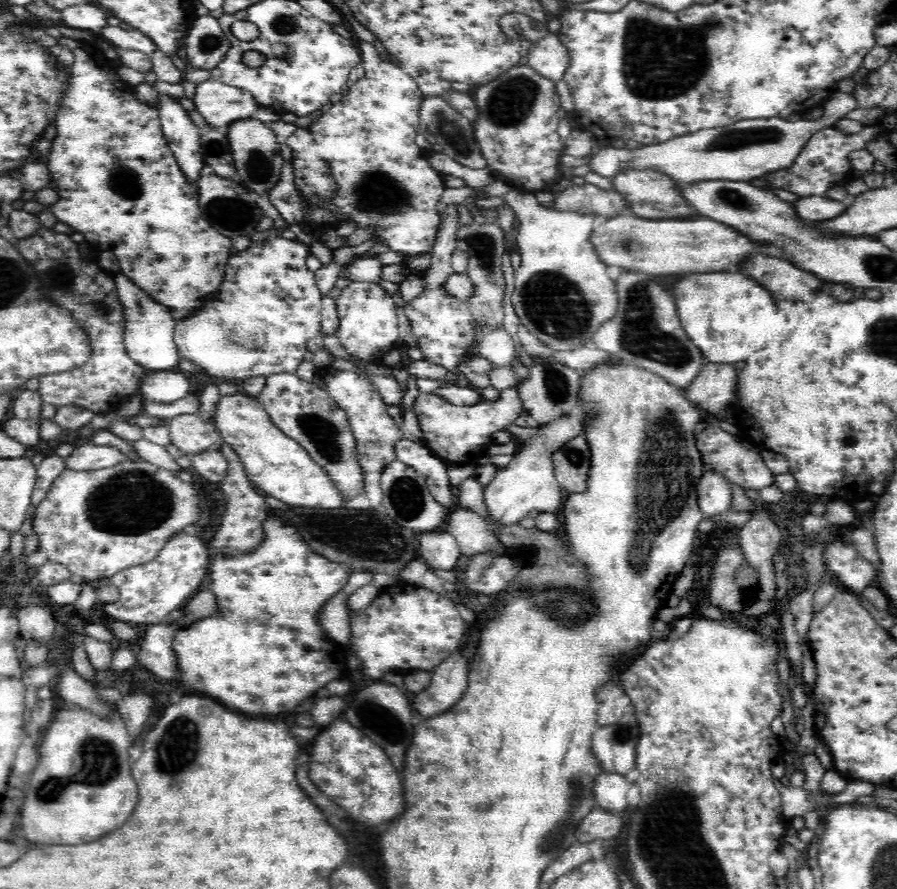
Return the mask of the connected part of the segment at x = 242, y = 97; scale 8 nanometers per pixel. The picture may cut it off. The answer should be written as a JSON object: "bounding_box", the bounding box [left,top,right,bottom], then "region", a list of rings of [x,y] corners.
{"bounding_box":[193,78,260,129],"region":[[[212,78],[196,84],[193,101],[196,113],[202,115],[212,129],[249,119],[260,108],[246,89]]]}

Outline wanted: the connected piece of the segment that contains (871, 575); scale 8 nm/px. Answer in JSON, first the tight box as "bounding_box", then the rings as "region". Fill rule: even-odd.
{"bounding_box":[824,542,877,595],"region":[[[832,542],[828,550],[824,549],[824,551],[826,551],[824,565],[830,568],[834,578],[842,586],[846,586],[850,593],[859,595],[877,580],[876,567],[866,560],[856,547]]]}

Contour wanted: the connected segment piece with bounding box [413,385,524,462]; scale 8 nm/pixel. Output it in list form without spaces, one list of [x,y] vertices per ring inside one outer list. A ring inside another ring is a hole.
[[[518,385],[506,388],[496,400],[483,400],[474,406],[458,406],[436,393],[420,391],[413,404],[413,409],[425,438],[424,444],[440,458],[446,458],[448,462],[464,460],[466,454],[492,442],[491,436],[494,432],[505,430],[524,413],[524,405],[517,388]]]

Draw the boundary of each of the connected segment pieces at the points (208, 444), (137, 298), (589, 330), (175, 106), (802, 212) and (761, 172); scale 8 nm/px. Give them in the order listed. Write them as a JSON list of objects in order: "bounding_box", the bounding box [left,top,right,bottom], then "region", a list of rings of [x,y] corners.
[{"bounding_box":[169,413,221,458],"region":[[[198,413],[183,414],[169,419],[171,443],[191,458],[198,452],[210,450],[221,442],[213,423],[206,422]]]},{"bounding_box":[113,273,180,371],"region":[[[124,273],[113,274],[114,283],[124,307],[126,328],[124,332],[124,346],[134,362],[147,368],[148,371],[174,371],[177,370],[180,355],[173,341],[175,331],[174,317],[166,305],[162,305],[142,288],[136,286],[132,279]]]},{"bounding_box":[502,189,618,351],"region":[[[513,189],[502,196],[505,204],[514,210],[520,220],[515,250],[521,256],[521,263],[514,272],[514,291],[511,295],[513,308],[530,335],[539,342],[546,343],[554,351],[573,351],[588,344],[594,332],[602,323],[609,322],[618,310],[618,295],[615,280],[606,274],[606,266],[591,246],[594,217],[586,212],[554,210],[543,207],[532,194]]]},{"bounding_box":[157,93,207,185],"region":[[[161,93],[161,104],[157,110],[168,148],[185,177],[196,185],[198,178],[207,170],[201,154],[198,127],[191,121],[188,111],[174,97]]]},{"bounding_box":[792,196,847,222],"region":[[[810,196],[799,197],[792,205],[802,220],[824,222],[842,214],[847,202],[836,201],[827,196]]]},{"bounding_box":[590,92,858,183],"region":[[[836,92],[826,102],[824,115],[818,120],[790,120],[779,117],[738,120],[719,128],[703,129],[694,134],[675,137],[658,144],[643,145],[637,149],[606,146],[590,160],[590,172],[614,178],[621,172],[654,171],[668,175],[675,182],[698,183],[707,180],[742,180],[764,178],[774,172],[793,166],[802,148],[816,133],[834,126],[842,116],[858,108],[852,93]]]}]

